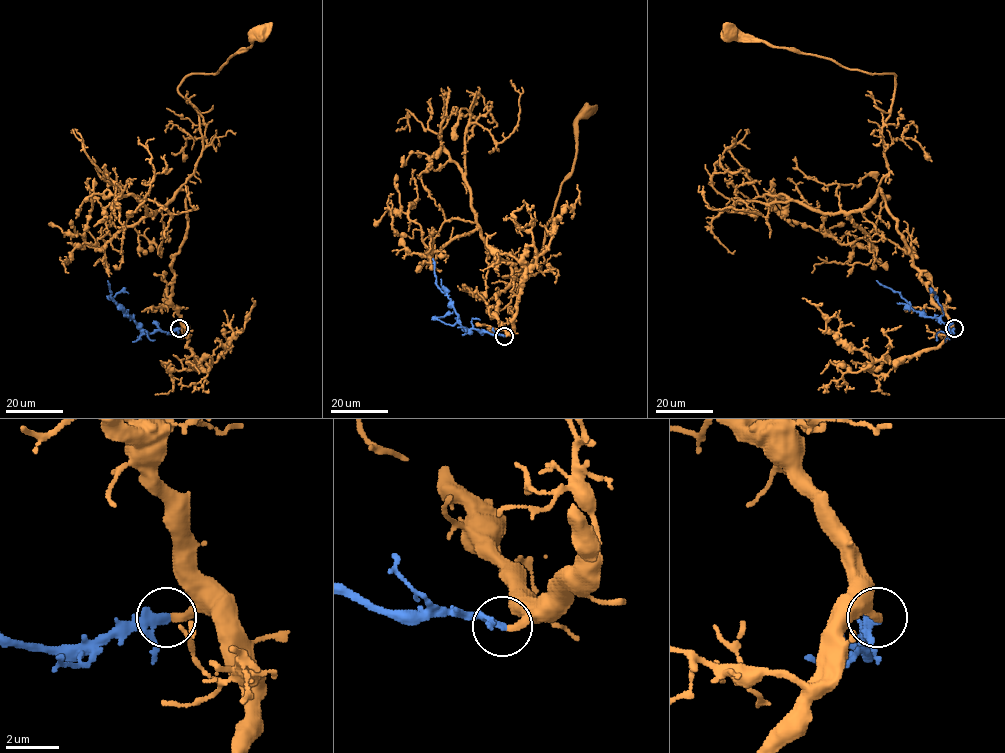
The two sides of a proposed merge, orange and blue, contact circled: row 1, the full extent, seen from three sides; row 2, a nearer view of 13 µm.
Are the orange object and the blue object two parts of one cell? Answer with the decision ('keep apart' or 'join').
join

